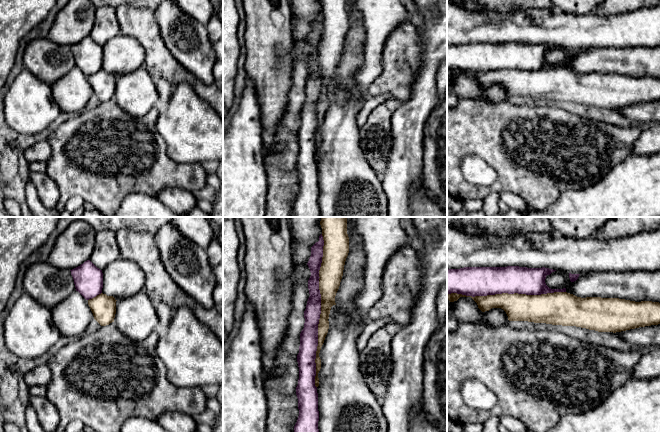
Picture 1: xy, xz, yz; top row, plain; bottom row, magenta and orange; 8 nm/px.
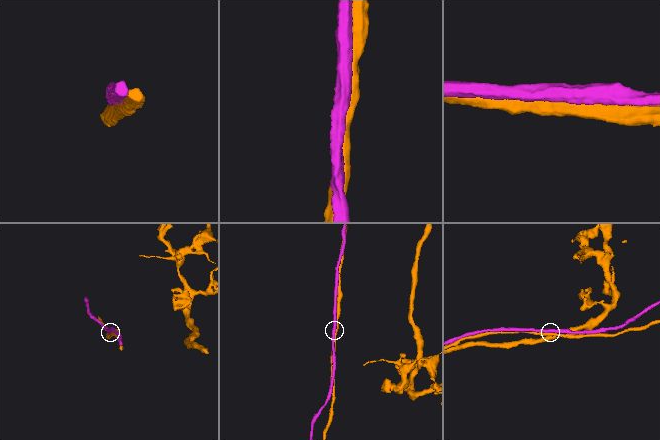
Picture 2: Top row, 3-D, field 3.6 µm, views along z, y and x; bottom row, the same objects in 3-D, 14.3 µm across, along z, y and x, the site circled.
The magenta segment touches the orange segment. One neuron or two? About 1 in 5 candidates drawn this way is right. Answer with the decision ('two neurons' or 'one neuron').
two neurons

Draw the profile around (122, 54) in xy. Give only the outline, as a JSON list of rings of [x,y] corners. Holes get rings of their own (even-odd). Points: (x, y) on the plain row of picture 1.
[[[119,34],[106,42],[102,49],[102,69],[113,72],[115,76],[130,73],[144,65],[144,49],[132,37]]]

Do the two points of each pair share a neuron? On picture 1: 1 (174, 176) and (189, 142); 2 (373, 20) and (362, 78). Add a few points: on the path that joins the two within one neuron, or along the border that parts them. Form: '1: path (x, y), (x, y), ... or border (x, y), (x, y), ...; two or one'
1: border (165, 145), (165, 151), (176, 162), (202, 164); two
2: path (373, 34), (372, 64); one

